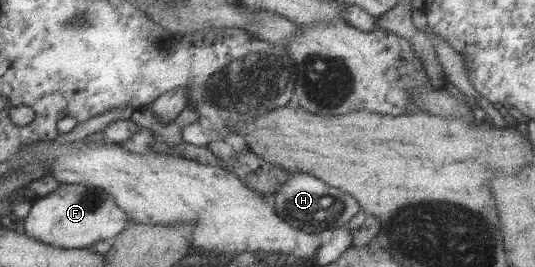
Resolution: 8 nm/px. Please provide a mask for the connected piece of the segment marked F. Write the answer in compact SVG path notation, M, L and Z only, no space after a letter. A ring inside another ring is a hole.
M61 183L43 197L33 198L23 220L27 237L60 248L88 247L98 240L113 241L129 222L108 191L84 183Z

